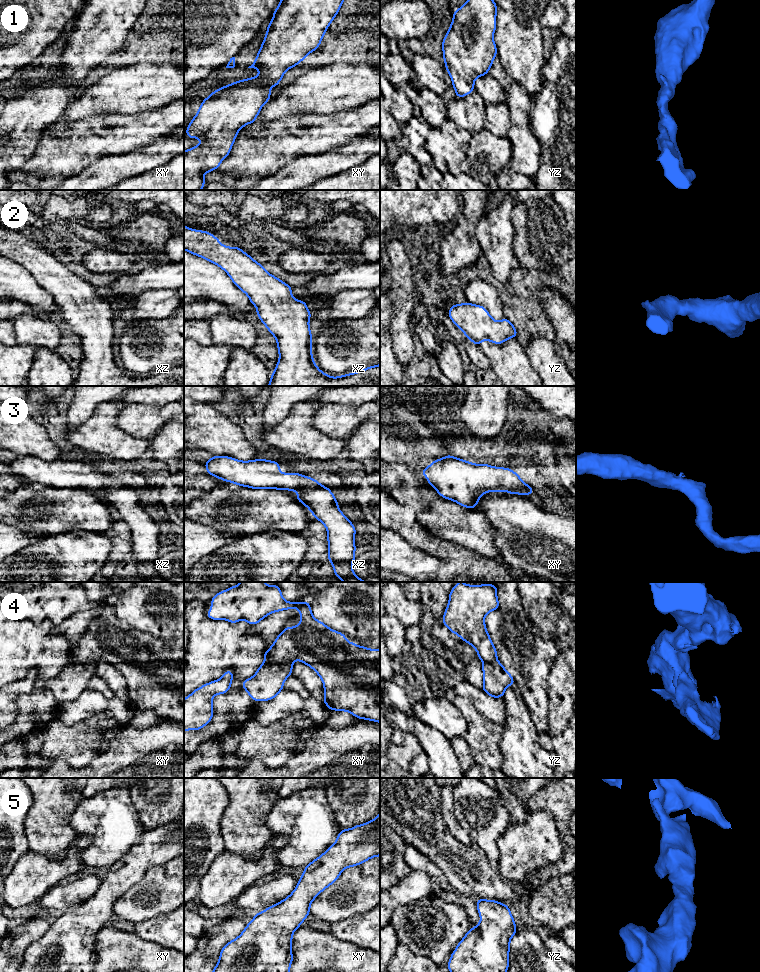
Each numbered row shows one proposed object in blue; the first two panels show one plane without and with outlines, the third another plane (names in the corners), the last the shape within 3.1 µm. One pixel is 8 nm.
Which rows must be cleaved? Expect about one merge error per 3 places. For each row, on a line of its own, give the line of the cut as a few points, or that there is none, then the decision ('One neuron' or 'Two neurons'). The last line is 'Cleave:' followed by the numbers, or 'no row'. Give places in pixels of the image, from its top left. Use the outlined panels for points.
1: No split. One neuron
2: No split. One neuron
3: No split. One neuron
4: Split along xy (292, 659), (265, 662). Two neurons
5: No split. One neuron
Cleave: 4

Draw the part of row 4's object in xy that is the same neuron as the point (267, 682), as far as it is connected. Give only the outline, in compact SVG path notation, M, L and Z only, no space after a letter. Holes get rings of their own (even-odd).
M293 660L264 662L251 678L242 682L241 686L252 700L269 701L283 690L284 681L292 674L292 667Z

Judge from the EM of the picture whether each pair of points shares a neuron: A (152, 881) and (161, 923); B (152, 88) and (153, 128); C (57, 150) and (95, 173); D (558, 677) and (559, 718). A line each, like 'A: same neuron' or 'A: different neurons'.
A: different neurons
B: different neurons
C: different neurons
D: same neuron

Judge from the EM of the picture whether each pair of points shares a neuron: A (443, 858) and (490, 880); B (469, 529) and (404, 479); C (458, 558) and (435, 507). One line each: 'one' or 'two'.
A: one
B: one
C: two

